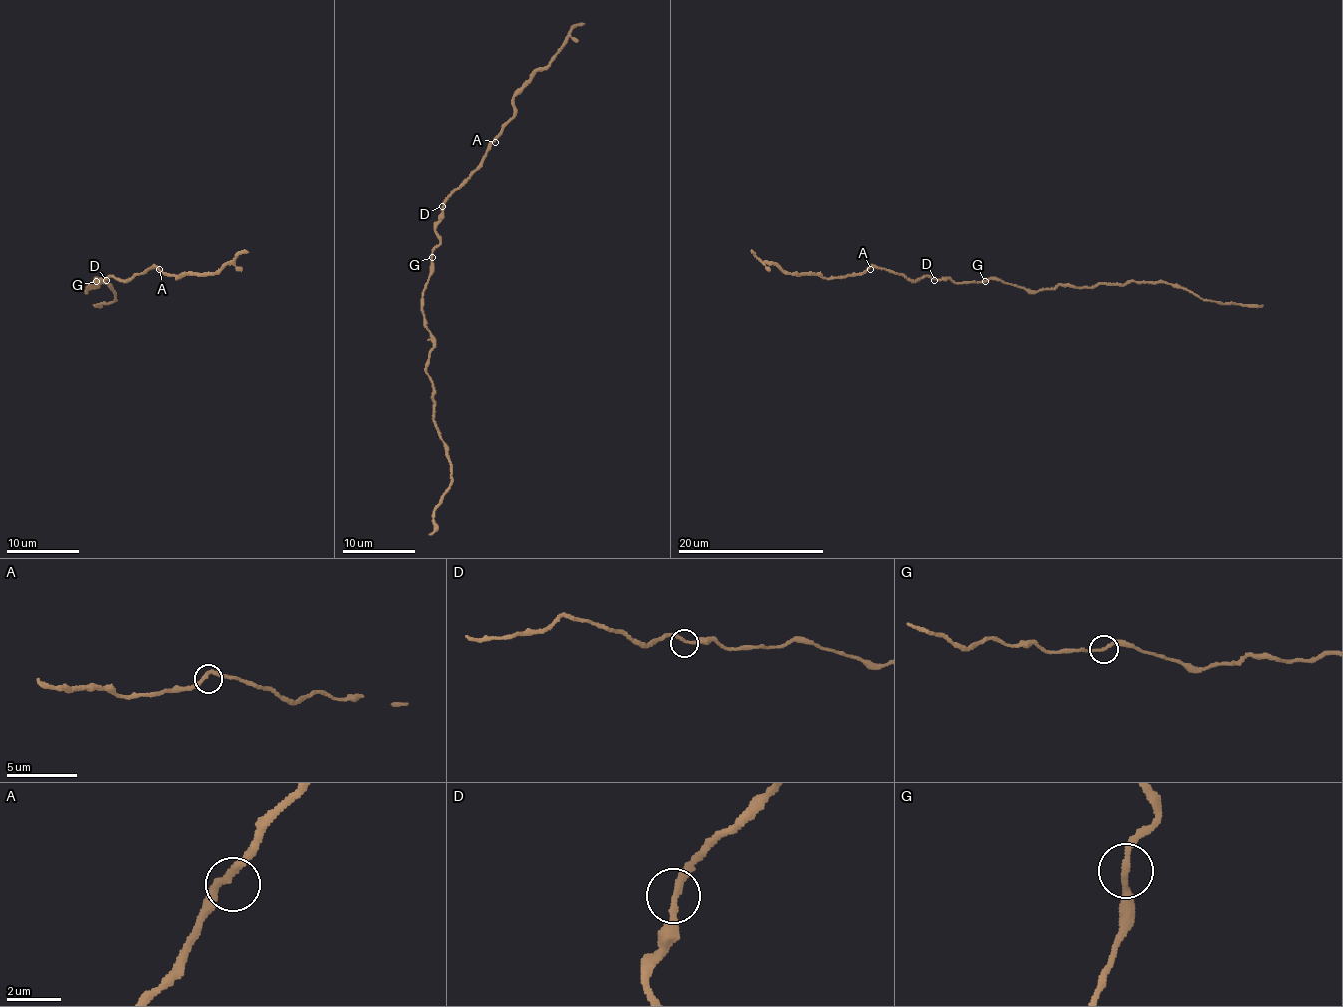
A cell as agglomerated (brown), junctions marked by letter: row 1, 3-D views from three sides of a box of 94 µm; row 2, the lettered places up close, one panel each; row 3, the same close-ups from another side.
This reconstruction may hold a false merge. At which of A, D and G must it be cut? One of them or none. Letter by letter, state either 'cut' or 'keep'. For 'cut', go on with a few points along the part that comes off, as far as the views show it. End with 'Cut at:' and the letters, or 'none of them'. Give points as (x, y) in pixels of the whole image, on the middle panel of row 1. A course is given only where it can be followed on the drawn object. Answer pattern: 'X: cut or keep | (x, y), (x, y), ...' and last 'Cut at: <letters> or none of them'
A: keep
D: keep
G: keep
Cut at: none of them

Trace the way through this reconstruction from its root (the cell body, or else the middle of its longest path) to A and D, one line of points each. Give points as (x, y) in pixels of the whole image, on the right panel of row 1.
A: (987, 280), (952, 282), (948, 278), (928, 276), (906, 280), (886, 269), (870, 269)
D: (987, 280), (934, 280)

